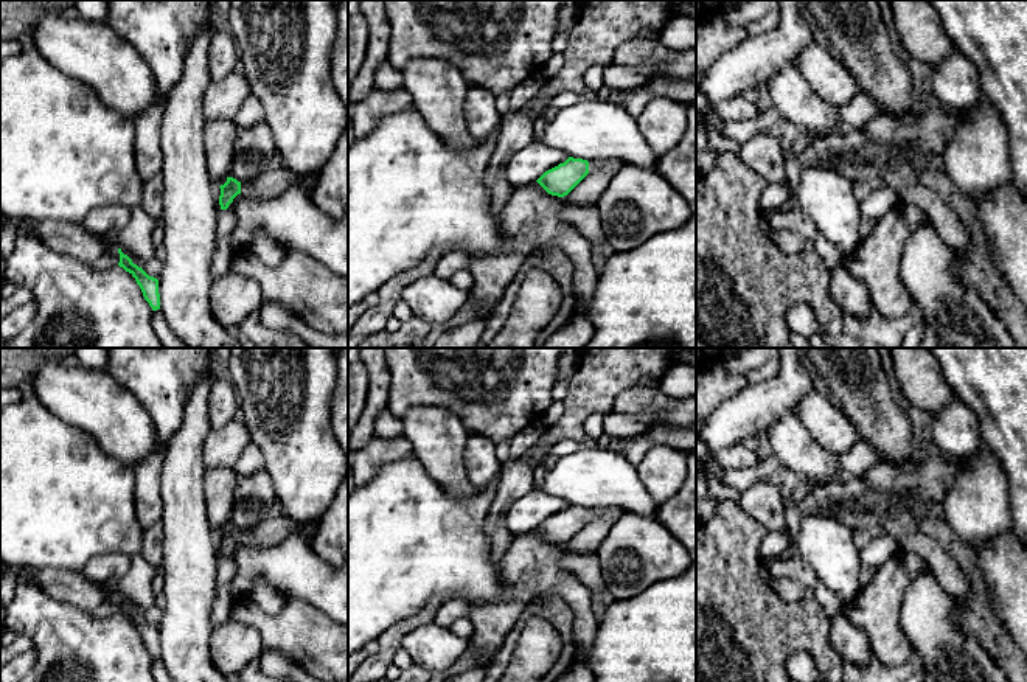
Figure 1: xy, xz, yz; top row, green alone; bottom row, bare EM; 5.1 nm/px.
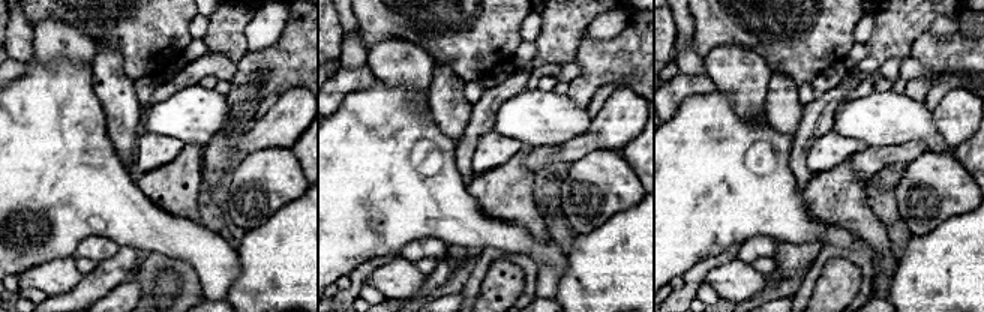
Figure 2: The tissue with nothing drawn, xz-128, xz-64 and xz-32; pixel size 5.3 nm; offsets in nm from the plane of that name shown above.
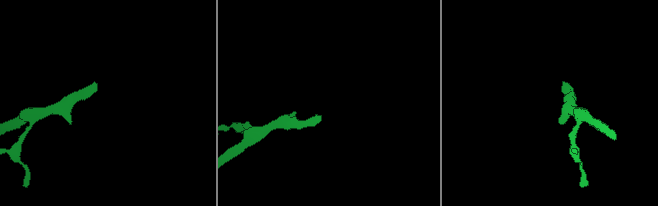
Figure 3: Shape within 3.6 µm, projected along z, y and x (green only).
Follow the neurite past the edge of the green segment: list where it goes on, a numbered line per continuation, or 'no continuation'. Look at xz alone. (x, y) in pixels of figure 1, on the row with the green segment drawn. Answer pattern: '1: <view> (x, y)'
1: xz (594, 165)

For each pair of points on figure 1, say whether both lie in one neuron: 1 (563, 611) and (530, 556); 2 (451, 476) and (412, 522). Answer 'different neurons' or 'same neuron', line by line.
1: different neurons
2: different neurons

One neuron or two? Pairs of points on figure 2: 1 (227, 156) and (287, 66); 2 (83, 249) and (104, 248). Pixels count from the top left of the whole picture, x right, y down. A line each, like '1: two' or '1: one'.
1: one
2: one

